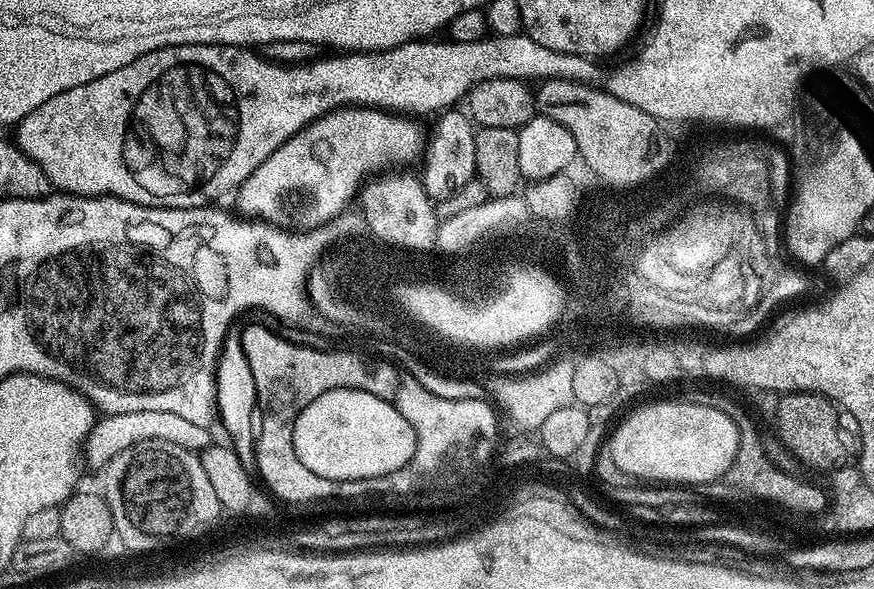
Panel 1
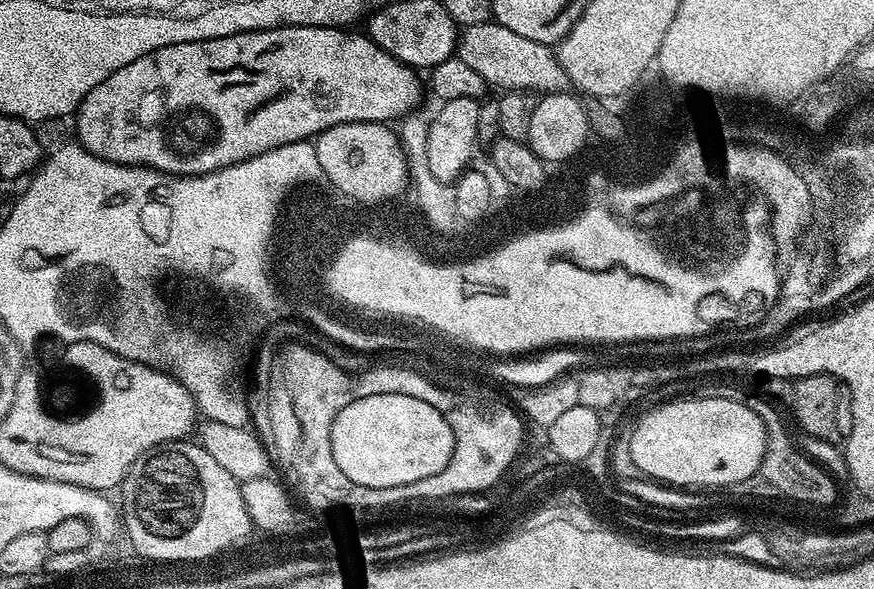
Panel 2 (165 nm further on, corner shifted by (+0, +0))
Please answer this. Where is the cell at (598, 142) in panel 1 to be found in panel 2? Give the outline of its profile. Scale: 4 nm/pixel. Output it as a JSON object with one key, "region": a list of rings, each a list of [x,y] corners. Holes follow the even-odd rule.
{"region":[[[495,22],[465,27],[458,36],[458,58],[466,62],[470,70],[478,70],[493,89],[551,94],[567,92],[570,88],[560,57],[549,45],[522,38],[522,34],[514,34],[514,30],[506,30],[506,26]]]}

